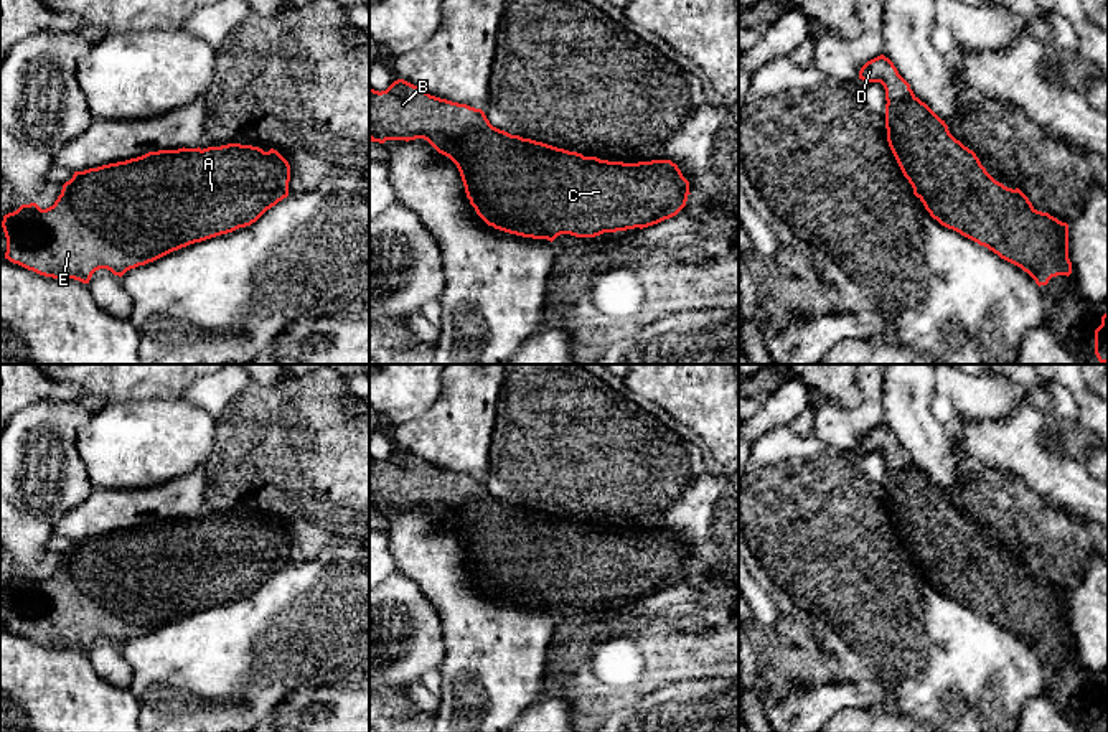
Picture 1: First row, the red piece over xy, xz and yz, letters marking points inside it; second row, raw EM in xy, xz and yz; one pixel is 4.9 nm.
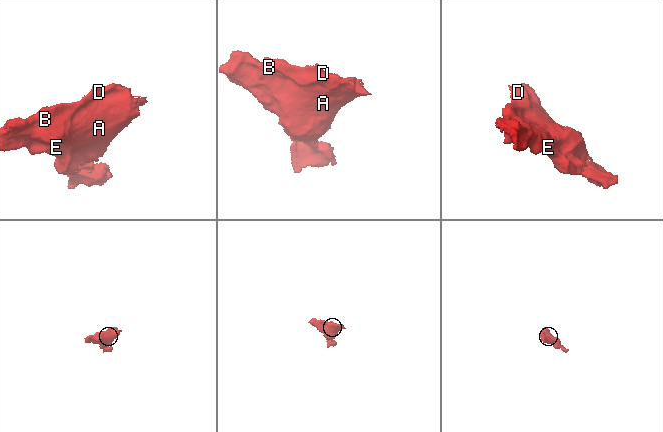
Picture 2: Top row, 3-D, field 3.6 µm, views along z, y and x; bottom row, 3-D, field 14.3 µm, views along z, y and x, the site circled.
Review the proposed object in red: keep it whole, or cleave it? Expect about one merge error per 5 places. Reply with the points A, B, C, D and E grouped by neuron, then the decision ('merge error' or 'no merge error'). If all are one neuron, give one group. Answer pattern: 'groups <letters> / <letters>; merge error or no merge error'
groups A B C D E; no merge error

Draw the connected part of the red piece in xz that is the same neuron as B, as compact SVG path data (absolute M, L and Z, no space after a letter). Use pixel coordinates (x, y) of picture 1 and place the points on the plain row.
M404 448L394 450L381 462L369 457L369 509L384 513L416 508L427 509L457 534L470 574L488 595L523 607L552 612L561 603L595 607L603 602L643 598L676 585L691 564L689 551L671 529L623 533L584 526L500 500L490 493L481 478L430 465Z

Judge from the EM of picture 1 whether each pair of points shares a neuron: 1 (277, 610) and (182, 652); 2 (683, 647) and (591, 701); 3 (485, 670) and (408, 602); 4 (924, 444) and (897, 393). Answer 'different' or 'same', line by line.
1: same
2: same
3: different
4: same

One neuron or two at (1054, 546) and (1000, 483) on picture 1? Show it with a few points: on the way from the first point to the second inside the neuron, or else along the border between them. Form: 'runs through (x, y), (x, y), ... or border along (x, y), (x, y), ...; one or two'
runs through (1039, 531), (1006, 498); one

